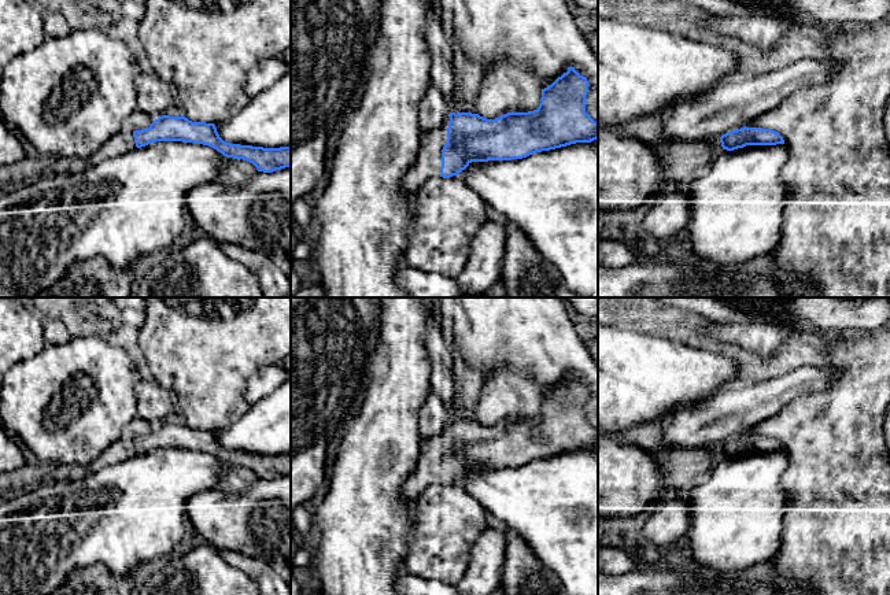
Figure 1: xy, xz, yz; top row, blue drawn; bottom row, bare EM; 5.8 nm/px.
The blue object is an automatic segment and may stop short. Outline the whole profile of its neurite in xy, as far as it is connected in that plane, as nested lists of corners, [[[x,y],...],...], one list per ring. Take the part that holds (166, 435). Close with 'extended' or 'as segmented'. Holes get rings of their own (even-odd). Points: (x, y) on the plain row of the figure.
[[[162,422],[147,436],[134,437],[133,440],[121,437],[86,468],[89,473],[96,473],[107,466],[121,463],[156,448],[182,448],[208,452],[226,465],[247,468],[258,478],[263,480],[291,474],[291,454],[263,455],[230,451],[219,444],[214,430],[192,429],[184,422]]]; extended

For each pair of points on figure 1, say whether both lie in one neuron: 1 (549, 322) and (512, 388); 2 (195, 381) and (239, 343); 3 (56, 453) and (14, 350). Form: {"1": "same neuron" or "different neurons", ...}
{"1": "different neurons", "2": "same neuron", "3": "different neurons"}

